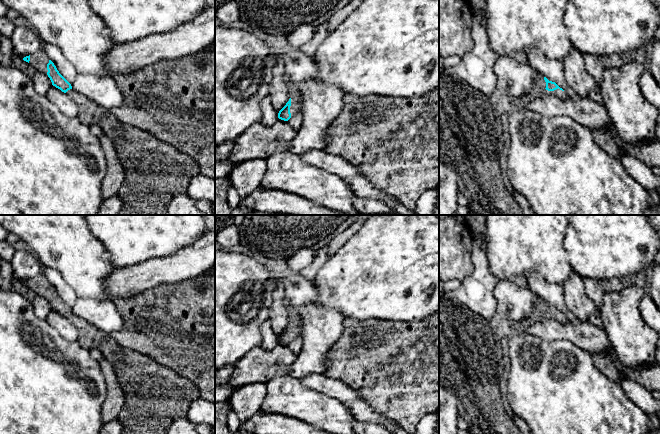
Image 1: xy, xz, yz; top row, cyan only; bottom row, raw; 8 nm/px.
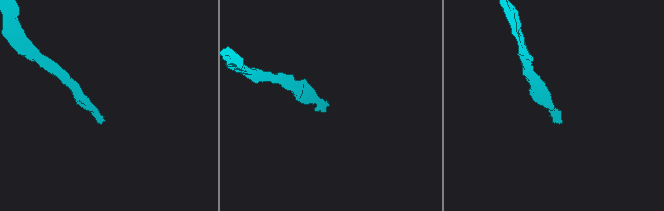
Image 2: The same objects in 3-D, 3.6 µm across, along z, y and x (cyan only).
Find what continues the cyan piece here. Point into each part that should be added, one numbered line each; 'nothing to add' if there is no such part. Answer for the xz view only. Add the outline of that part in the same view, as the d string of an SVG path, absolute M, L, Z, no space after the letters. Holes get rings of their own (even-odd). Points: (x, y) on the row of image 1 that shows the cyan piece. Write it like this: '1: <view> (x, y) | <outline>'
1: xz (295, 107) | M297 94L291 96L290 113L291 117L297 113L301 113L301 100Z

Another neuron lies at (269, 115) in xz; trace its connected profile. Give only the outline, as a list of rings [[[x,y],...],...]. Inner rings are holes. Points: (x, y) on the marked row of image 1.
[[[270,95],[261,101],[262,123],[265,126],[274,125],[278,118],[278,112],[275,110]]]

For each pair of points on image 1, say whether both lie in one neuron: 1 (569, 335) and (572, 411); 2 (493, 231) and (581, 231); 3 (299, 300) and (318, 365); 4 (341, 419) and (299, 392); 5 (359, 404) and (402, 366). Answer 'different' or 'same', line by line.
1: different
2: different
3: same
4: same
5: different

